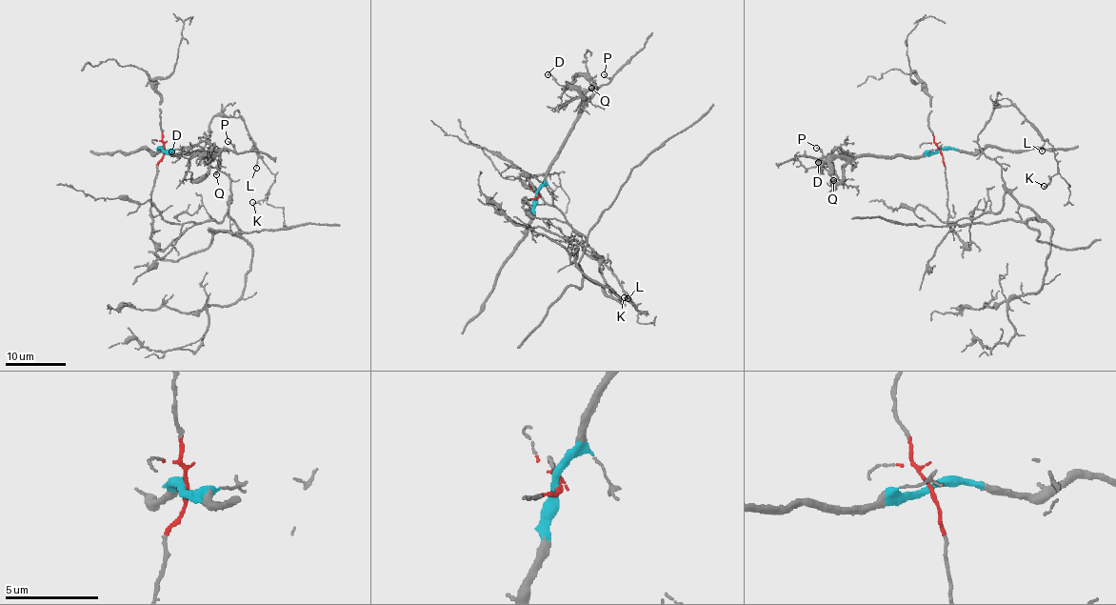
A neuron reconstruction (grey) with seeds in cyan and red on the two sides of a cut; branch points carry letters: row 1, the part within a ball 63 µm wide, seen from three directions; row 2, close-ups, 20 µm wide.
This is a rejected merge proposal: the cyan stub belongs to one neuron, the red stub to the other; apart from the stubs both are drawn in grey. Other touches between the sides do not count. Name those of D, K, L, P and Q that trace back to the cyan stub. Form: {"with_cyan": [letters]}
{"with_cyan": ["D", "P", "Q"]}

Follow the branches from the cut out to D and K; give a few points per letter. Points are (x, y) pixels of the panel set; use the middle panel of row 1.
D: (537, 196), (546, 171), (594, 87), (584, 76), (577, 76), (567, 87), (548, 73)
K: (537, 196), (523, 207), (570, 224), (603, 257), (573, 236), (583, 251), (646, 312), (624, 298)

